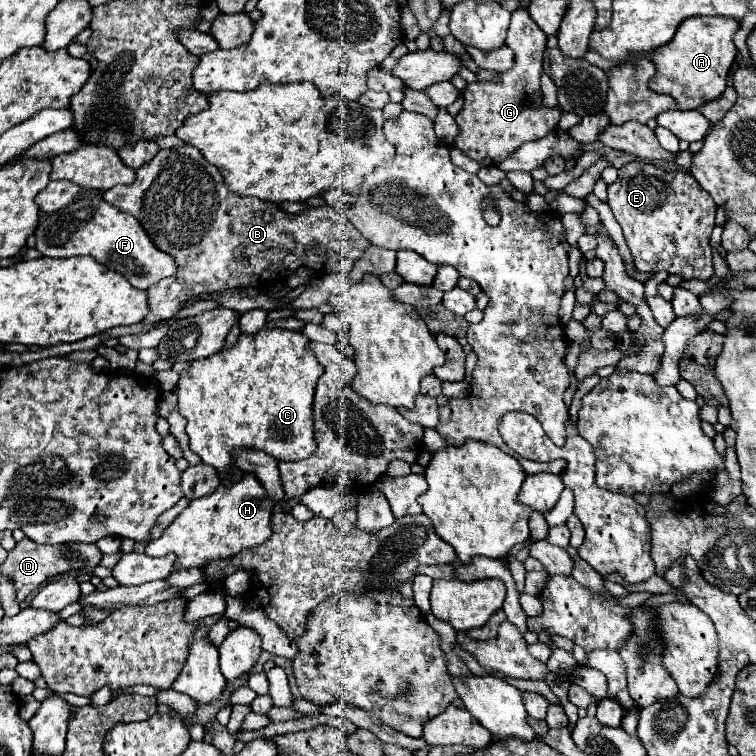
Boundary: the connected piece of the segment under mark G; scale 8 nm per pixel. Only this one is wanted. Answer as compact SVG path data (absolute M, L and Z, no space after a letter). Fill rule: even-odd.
M525 8L511 14L511 26L507 32L507 46L515 52L515 64L511 72L503 72L501 82L473 82L463 92L463 108L455 116L459 134L453 146L481 166L497 166L509 152L515 152L521 144L547 136L559 122L561 108L545 108L541 104L541 58L547 36L531 20Z

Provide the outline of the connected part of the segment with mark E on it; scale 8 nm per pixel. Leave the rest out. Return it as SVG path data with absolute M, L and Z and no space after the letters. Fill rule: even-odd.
M631 162L619 170L617 182L607 186L607 192L609 206L623 228L625 242L639 272L667 272L685 280L711 280L715 276L709 236L715 226L717 206L691 174L681 170L665 172L653 164Z

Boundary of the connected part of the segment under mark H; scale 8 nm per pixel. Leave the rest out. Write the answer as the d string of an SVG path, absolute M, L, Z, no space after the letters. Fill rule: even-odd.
M243 474L237 484L219 484L213 494L191 500L157 540L147 542L145 554L161 557L173 552L177 554L181 570L203 568L211 560L229 558L241 550L263 544L271 536L273 508L273 498L267 494L263 484L253 474Z

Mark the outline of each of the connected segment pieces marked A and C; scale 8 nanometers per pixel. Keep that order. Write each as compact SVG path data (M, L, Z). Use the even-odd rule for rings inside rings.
M717 16L687 18L679 26L673 40L665 46L659 46L651 54L657 72L649 80L649 88L653 92L671 96L677 102L679 110L697 110L705 102L715 100L727 86L727 74L737 54L737 48L733 44L733 34L737 32L737 28L737 20Z
M261 328L255 334L241 334L239 342L231 348L225 348L205 360L199 362L191 362L187 372L181 372L179 384L177 384L177 396L179 396L179 414L187 420L187 436L189 436L189 446L191 450L201 456L201 460L213 468L217 468L219 472L223 472L225 468L231 466L231 452L235 448L257 448L263 450L267 454L271 454L277 460L303 460L307 456L311 456L311 452L315 450L315 442L313 442L313 390L317 384L317 378L323 374L323 366L315 360L313 352L307 348L309 346L309 338L303 332L293 332L293 330L281 330L281 328Z

